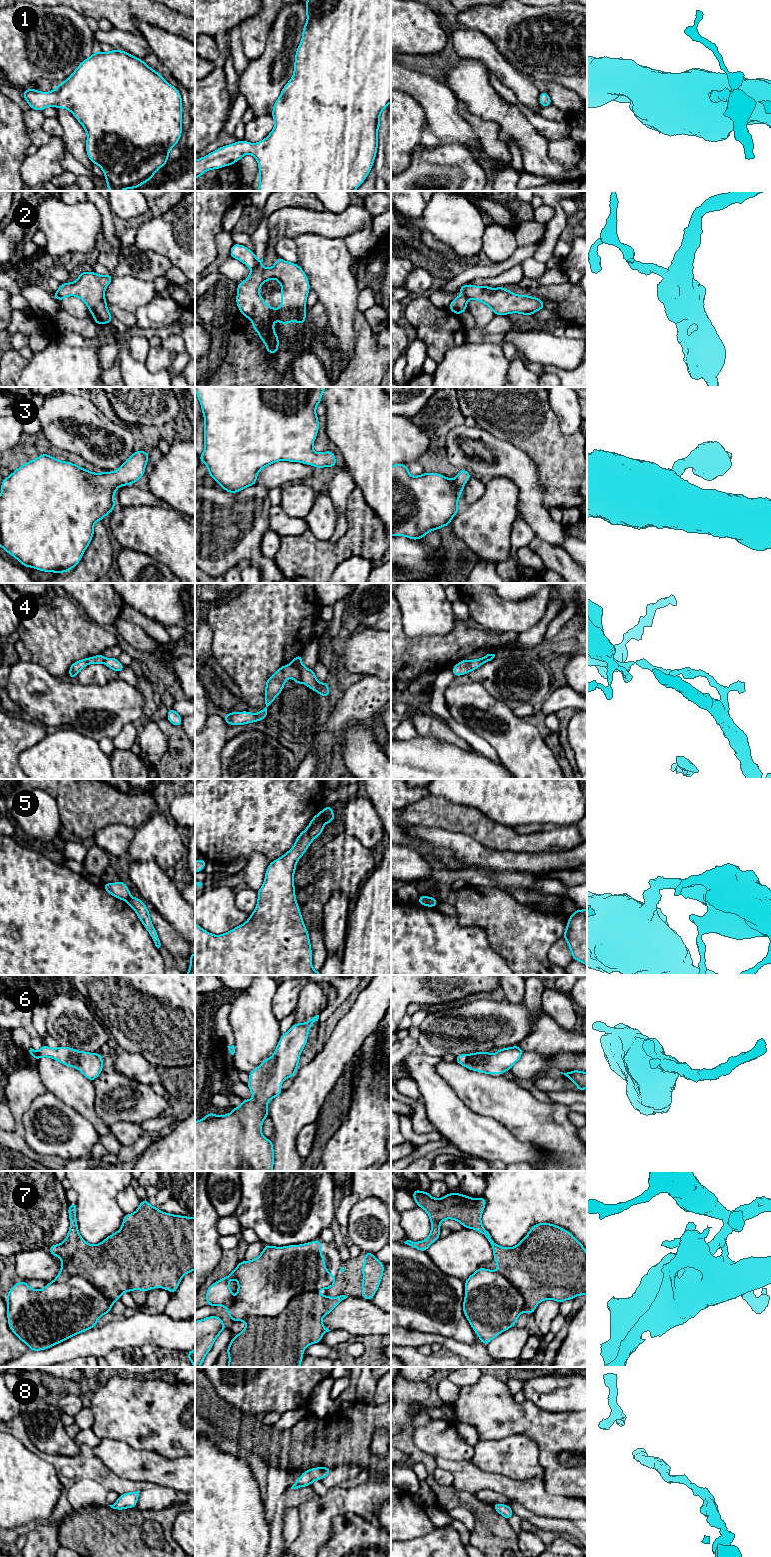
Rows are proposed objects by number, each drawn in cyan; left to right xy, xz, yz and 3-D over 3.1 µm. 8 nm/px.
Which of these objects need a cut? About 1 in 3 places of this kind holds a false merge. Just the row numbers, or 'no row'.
2, 4, 5, 7

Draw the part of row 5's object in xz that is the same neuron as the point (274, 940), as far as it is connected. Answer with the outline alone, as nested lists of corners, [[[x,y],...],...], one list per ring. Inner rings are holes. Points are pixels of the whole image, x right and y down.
[[[323,810],[297,836],[294,846],[272,861],[249,919],[222,935],[211,934],[195,922],[195,975],[321,975],[312,967],[312,949],[296,901],[294,873],[298,860],[325,826]]]

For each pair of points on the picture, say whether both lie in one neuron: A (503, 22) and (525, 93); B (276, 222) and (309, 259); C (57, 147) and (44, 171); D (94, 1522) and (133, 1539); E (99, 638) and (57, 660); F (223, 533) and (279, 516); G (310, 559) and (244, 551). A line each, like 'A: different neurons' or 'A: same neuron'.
A: different neurons
B: different neurons
C: same neuron
D: same neuron
E: same neuron
F: different neurons
G: different neurons

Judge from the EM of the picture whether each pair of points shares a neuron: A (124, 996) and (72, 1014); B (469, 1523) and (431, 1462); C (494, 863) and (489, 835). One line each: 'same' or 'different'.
A: different
B: different
C: different

